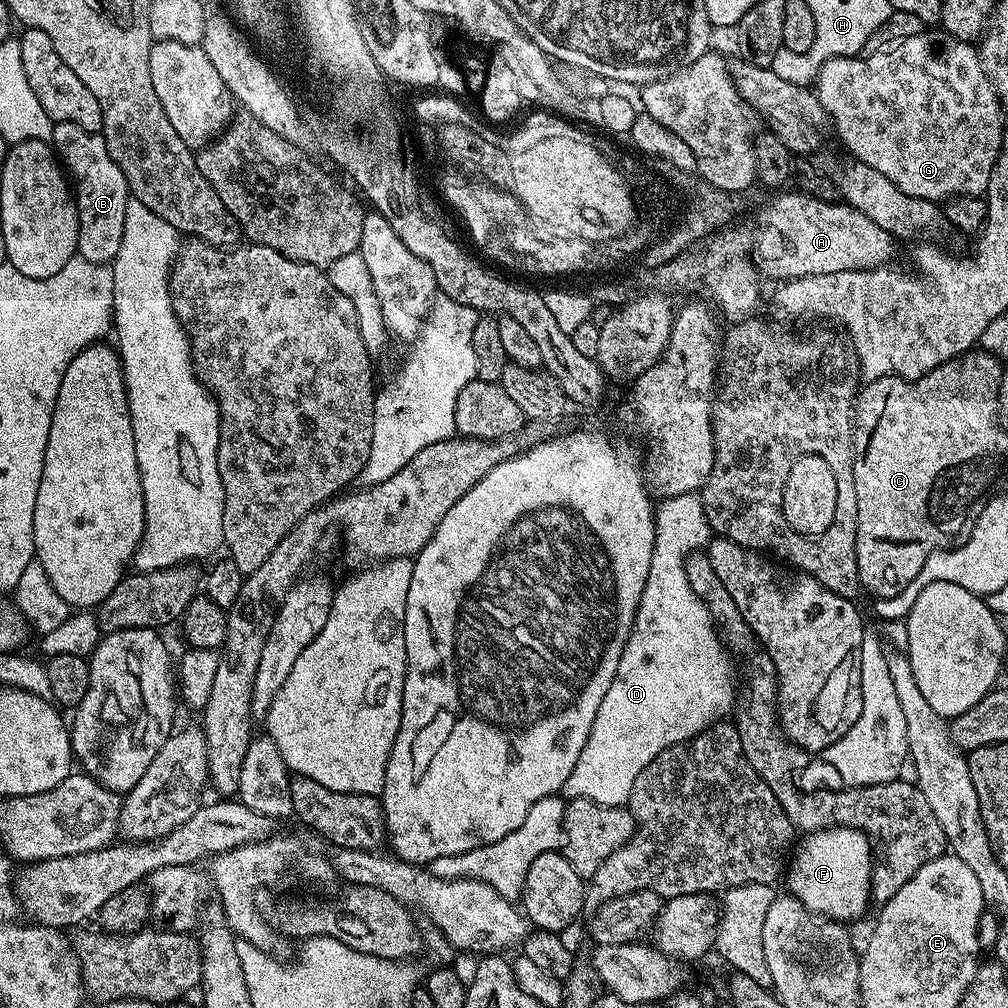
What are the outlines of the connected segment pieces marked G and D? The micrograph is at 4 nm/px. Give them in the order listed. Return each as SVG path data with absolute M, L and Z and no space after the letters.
M943 30L937 32L920 32L917 36L908 36L905 40L897 42L893 48L885 52L872 52L858 56L839 56L830 62L826 62L820 68L814 81L814 91L826 110L831 127L836 128L840 140L853 152L855 159L866 166L874 166L878 174L886 174L898 190L910 194L914 198L934 200L937 202L947 201L954 196L984 196L988 191L990 174L996 165L996 159L1002 146L1002 138L1006 134L1004 128L1005 113L1000 110L1000 99L994 90L991 78L986 74L984 63L980 61L979 51L969 41L959 40L949 36Z
M694 492L666 496L655 505L654 515L656 541L654 554L650 558L650 574L644 583L640 605L626 646L622 650L614 682L610 682L610 690L606 690L606 698L602 698L598 714L594 714L594 726L590 726L586 746L582 746L582 754L578 754L578 762L574 762L574 770L570 770L570 778L566 778L564 783L562 792L568 800L586 798L602 806L627 805L638 774L642 774L642 770L652 759L662 754L662 750L683 744L704 729L723 721L727 717L724 715L733 711L738 695L734 680L732 684L733 657L729 649L720 643L716 630L710 630L712 624L700 622L696 618L692 620L696 606L692 602L692 596L688 598L691 586L686 578L685 559L689 554L703 549L714 536L706 518L704 503Z

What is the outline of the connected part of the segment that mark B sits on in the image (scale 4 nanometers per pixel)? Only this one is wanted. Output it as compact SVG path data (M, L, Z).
M57 123L53 127L50 144L74 185L77 220L80 223L76 248L78 255L86 262L111 265L122 246L130 199L128 183L118 162L110 158L103 135L82 130L82 126L77 124Z

